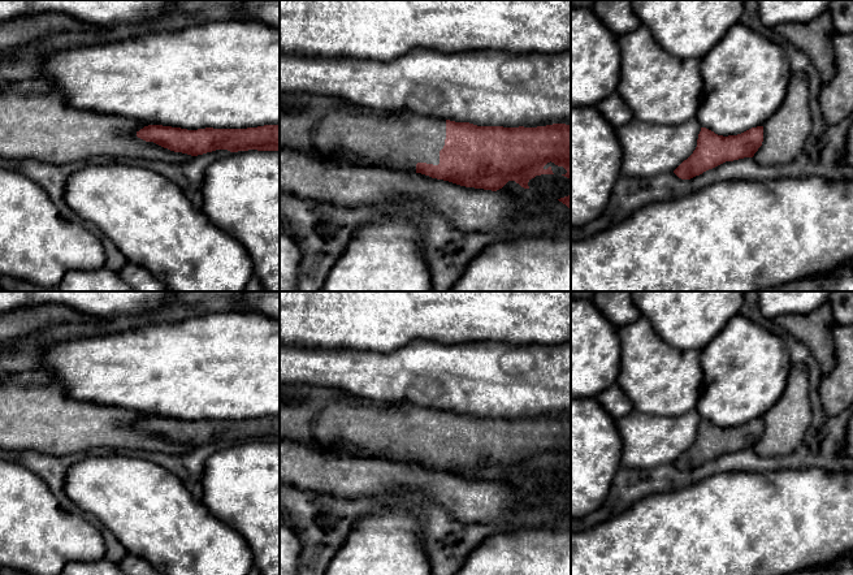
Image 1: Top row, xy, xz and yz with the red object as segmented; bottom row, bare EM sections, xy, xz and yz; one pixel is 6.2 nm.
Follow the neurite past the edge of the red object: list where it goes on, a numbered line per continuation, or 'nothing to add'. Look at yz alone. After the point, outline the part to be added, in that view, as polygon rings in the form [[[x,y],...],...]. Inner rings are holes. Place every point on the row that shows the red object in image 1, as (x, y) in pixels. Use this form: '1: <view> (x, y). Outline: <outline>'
nothing to add

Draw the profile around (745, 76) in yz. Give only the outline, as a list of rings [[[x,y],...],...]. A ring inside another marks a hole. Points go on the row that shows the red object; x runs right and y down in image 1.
[[[739,22],[701,59],[701,127],[718,135],[763,126],[783,103],[791,78],[783,47]]]

